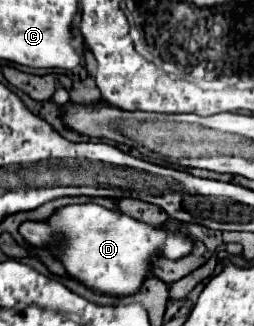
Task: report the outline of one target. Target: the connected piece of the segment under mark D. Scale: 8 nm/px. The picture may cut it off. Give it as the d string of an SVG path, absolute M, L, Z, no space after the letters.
M95 202L63 206L47 220L25 220L19 226L19 234L31 246L51 250L71 278L107 296L133 296L141 292L155 256L179 260L193 252L195 242L195 236L179 230L179 222L169 220L161 226L153 226Z

